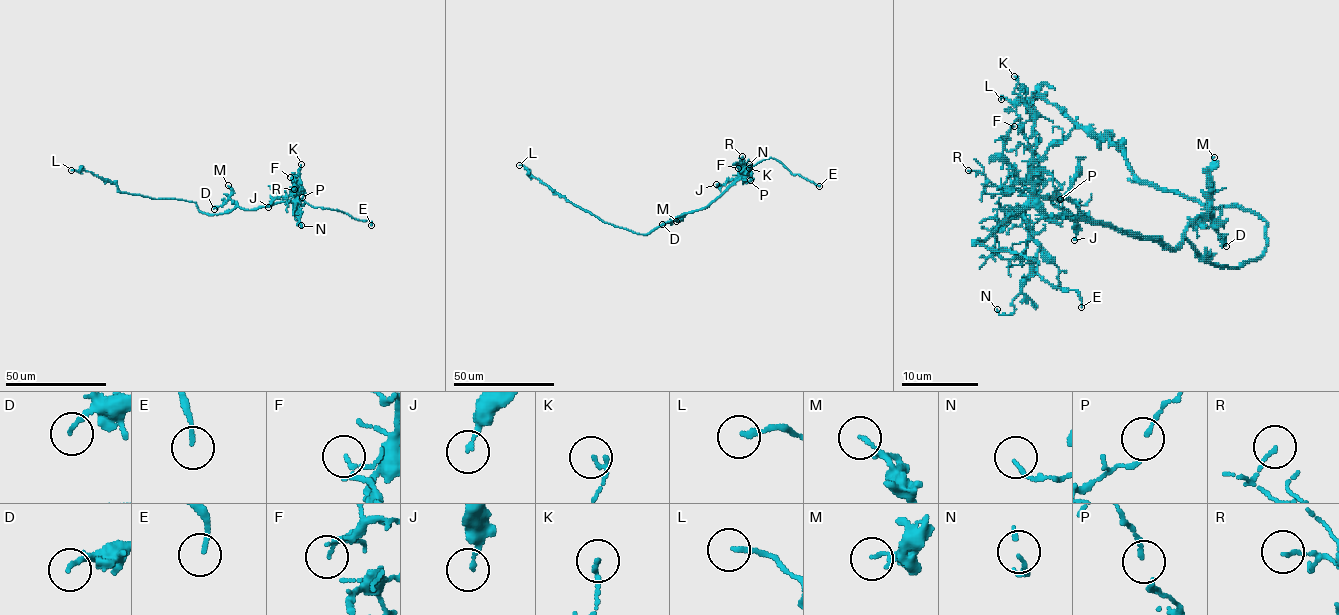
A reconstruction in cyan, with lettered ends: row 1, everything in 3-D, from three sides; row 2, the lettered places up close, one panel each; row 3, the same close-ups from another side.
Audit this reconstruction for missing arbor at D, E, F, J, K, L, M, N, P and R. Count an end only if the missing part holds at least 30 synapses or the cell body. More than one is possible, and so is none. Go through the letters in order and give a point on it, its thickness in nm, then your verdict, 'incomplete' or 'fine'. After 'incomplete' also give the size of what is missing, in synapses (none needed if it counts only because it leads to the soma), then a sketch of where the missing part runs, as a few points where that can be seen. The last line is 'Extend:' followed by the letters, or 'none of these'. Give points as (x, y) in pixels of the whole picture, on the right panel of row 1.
D: at (1226, 246); 130 nm thick; fine
E: at (1081, 307); 140 nm thick; incomplete; missing branch runs (1081, 307), (1083, 326), (1108, 328), (1114, 332), (1147, 332), (1151, 328)
F: at (1014, 126); 80 nm thick; fine
J: at (1074, 240); 170 nm thick; fine
K: at (1014, 76); 150 nm thick; fine
L: at (1001, 99); 170 nm thick; fine
M: at (1214, 157); 90 nm thick; fine
N: at (997, 309); 110 nm thick; fine
P: at (1060, 199); 100 nm thick; fine
R: at (968, 170); 110 nm thick; fine
Extend: E

